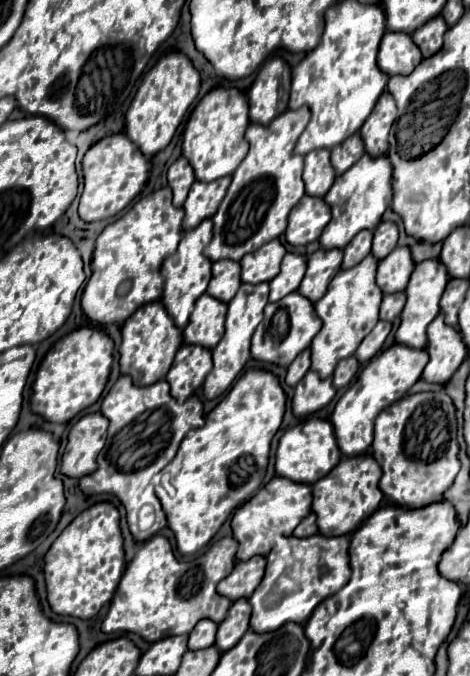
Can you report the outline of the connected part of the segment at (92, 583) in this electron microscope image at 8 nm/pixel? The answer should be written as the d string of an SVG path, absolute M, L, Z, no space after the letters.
M98 502L78 514L46 552L44 576L48 586L48 604L56 614L88 620L112 600L126 566L118 520L120 516L114 504Z

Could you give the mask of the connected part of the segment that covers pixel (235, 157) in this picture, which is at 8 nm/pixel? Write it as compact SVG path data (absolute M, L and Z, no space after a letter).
M214 88L196 104L184 130L182 154L192 164L200 182L230 176L238 168L248 154L248 142L244 140L248 124L248 100L238 88Z

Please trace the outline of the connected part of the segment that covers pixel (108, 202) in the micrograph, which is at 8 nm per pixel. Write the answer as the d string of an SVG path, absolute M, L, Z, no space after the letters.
M124 132L106 136L100 142L96 142L84 154L82 170L84 170L84 192L80 196L78 214L84 222L96 222L116 216L142 192L148 180L148 162L144 154L138 150L138 146L130 142L130 138Z

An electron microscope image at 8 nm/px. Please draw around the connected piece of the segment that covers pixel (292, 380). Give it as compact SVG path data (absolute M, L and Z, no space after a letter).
M304 350L302 354L296 356L296 360L288 366L288 374L286 374L286 384L288 386L296 386L304 374L310 370L310 350Z

